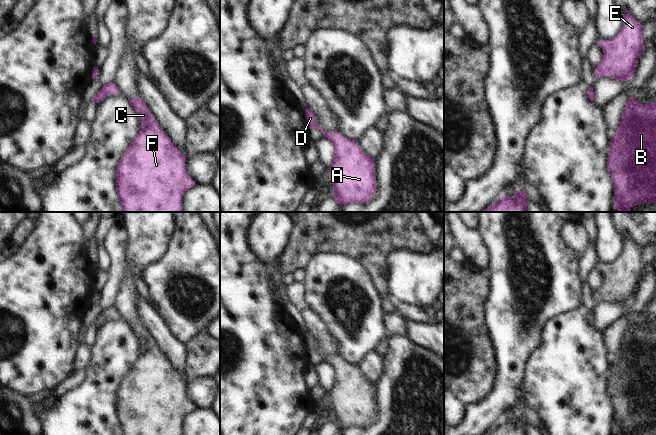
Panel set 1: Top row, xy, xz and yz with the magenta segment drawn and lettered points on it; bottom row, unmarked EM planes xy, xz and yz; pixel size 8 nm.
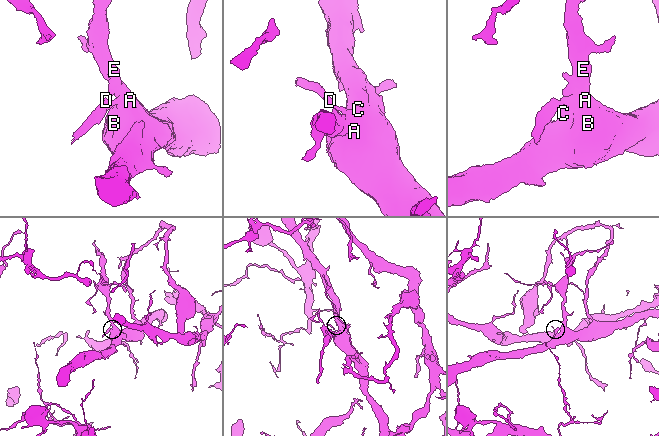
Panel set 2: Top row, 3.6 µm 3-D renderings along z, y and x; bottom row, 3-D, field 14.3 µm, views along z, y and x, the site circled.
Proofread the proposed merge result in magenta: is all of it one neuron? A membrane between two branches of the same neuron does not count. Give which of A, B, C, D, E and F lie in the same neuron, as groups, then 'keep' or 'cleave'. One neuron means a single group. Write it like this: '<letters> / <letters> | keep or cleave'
A B C D E F | keep

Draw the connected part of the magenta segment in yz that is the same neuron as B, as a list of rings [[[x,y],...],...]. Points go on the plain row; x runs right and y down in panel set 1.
[[[630,321],[622,335],[619,352],[610,365],[607,393],[614,410],[615,432],[629,435],[639,428],[656,427],[656,324],[642,329]]]

